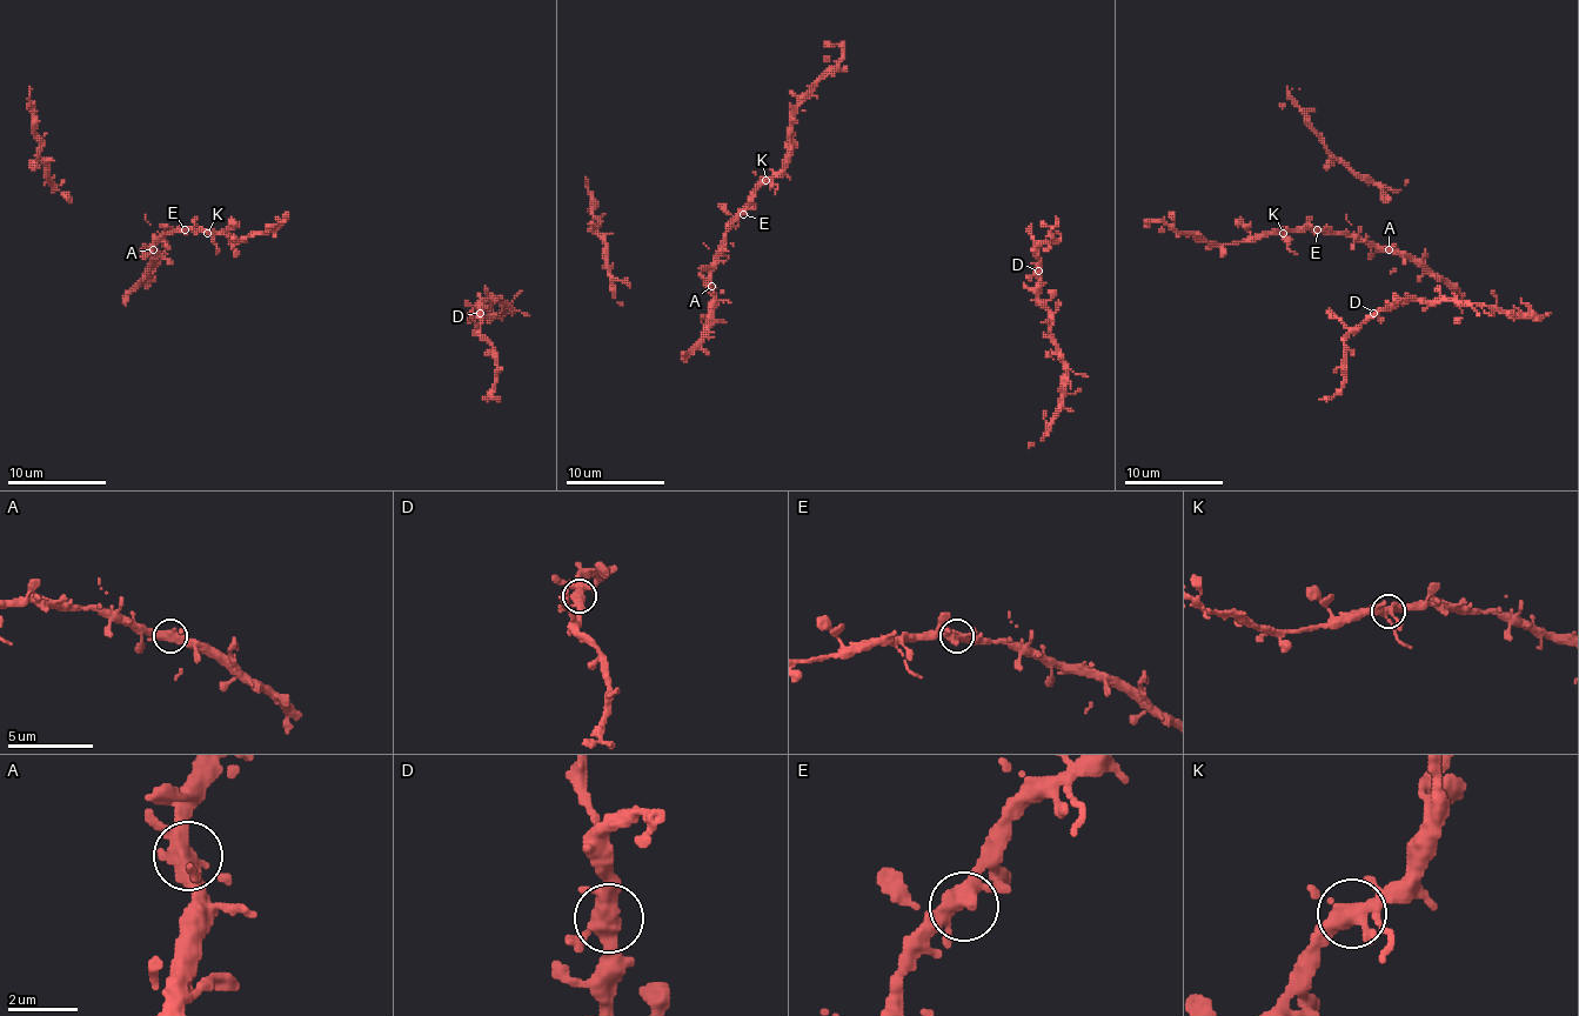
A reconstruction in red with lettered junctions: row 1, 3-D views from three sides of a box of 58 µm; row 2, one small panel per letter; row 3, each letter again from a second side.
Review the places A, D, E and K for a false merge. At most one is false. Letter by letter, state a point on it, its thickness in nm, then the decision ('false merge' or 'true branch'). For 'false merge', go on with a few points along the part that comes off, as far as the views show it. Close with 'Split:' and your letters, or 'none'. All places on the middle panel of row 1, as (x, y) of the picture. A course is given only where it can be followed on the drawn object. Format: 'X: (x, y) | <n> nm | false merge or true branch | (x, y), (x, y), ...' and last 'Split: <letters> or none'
A: (711, 286) | 380 nm | true branch
D: (1038, 271) | 360 nm | true branch
E: (743, 214) | 360 nm | true branch
K: (765, 180) | 380 nm | true branch
Split: none

